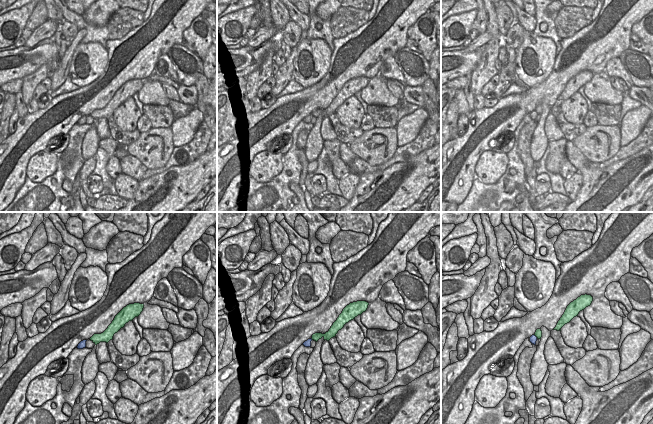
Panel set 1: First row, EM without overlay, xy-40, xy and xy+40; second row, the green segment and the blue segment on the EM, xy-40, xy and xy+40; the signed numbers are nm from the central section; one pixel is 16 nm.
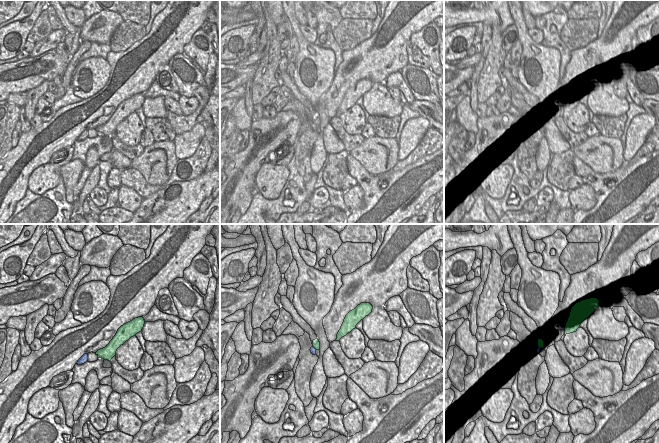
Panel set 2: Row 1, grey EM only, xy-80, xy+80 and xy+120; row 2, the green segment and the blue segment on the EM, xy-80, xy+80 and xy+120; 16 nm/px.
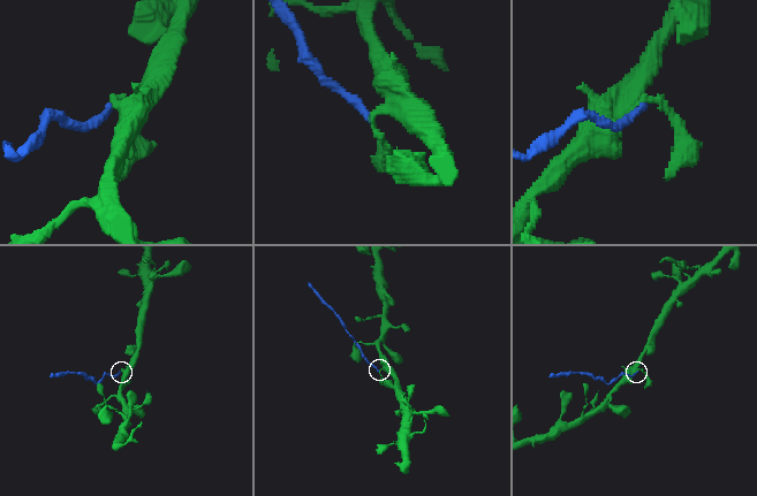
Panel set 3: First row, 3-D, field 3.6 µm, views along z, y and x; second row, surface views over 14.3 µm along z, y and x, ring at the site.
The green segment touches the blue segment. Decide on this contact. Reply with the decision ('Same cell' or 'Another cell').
Another cell.

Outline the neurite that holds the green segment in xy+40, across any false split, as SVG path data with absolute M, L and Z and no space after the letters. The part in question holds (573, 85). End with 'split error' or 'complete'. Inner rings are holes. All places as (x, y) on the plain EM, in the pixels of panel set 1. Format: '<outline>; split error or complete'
M581 71L576 76L571 78L560 96L558 97L556 103L553 106L561 107L561 104L569 99L574 93L578 92L579 88L584 86L586 83L590 82L593 77L593 73L591 71Z; complete

